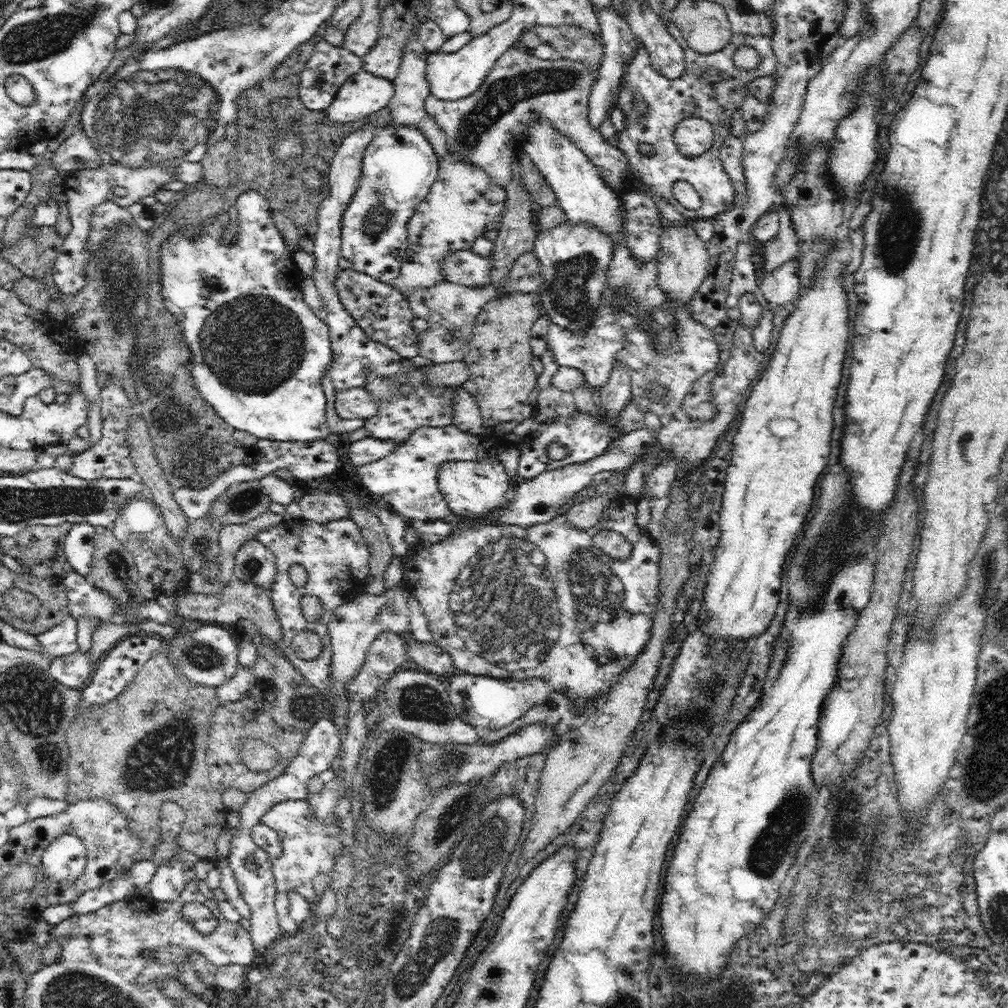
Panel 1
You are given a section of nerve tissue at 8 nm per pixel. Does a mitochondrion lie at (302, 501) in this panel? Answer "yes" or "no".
no

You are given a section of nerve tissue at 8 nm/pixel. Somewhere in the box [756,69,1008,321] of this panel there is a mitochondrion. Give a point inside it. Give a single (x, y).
(897, 236)

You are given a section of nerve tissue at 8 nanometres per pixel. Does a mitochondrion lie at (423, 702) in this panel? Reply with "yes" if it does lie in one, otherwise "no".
yes

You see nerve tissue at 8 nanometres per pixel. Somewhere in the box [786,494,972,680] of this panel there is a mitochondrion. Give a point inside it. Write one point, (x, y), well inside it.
(811, 573)

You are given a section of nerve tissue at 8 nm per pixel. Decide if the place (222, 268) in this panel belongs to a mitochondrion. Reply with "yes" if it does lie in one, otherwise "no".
no

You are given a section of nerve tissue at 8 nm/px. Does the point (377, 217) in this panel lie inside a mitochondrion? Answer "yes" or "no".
yes

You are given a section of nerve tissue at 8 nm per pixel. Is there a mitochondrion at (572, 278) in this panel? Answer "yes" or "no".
yes

